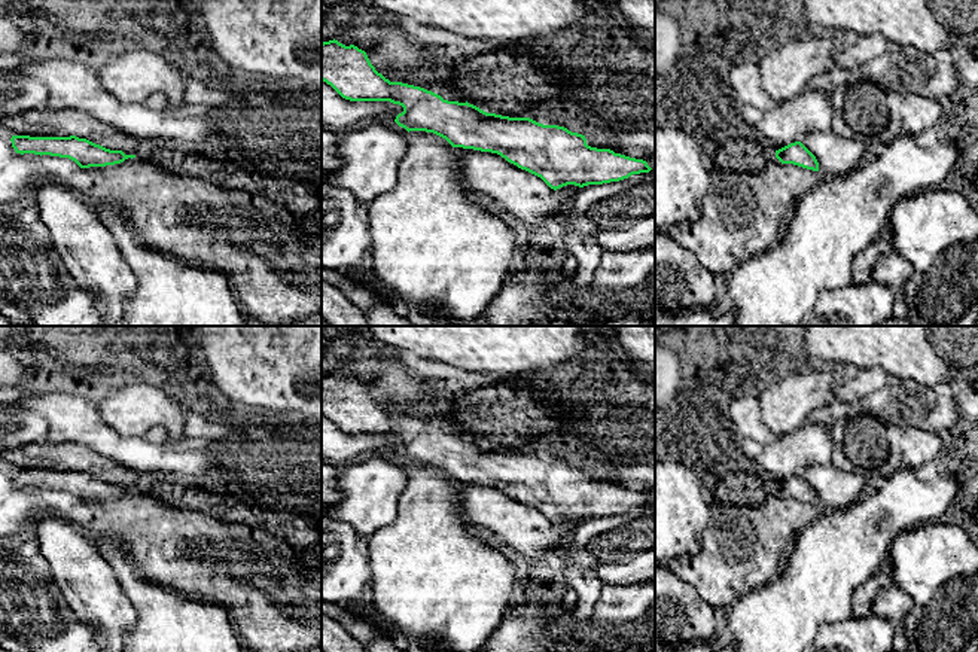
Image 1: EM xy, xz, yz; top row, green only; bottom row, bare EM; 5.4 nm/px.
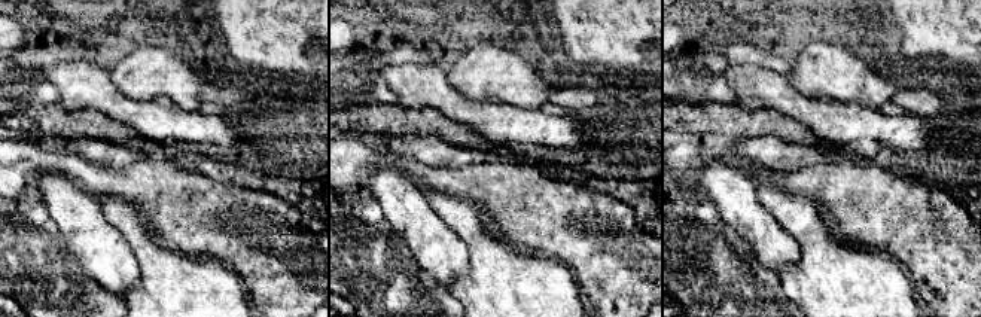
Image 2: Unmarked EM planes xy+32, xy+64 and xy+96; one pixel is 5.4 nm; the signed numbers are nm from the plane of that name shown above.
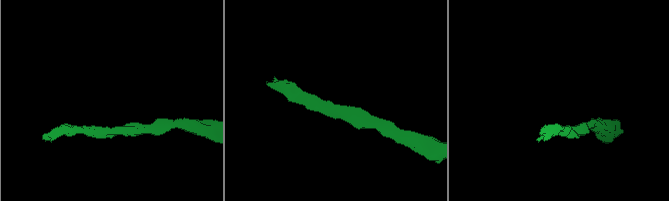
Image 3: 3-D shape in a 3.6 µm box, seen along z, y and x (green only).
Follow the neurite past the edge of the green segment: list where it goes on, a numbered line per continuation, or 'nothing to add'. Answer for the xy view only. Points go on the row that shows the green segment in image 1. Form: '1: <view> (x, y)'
nothing to add

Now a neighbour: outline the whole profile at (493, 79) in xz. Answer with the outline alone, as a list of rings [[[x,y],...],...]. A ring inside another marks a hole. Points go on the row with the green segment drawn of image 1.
[[[506,51],[461,61],[453,80],[467,101],[509,118],[528,118],[537,104],[563,94],[551,70],[533,64],[525,54]]]

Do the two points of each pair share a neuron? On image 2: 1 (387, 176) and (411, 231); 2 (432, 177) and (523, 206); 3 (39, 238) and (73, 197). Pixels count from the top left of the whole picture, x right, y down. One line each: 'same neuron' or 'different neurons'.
1: same neuron
2: same neuron
3: different neurons

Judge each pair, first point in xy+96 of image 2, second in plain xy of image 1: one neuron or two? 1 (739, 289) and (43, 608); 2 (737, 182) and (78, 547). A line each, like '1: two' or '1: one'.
1: one
2: one

